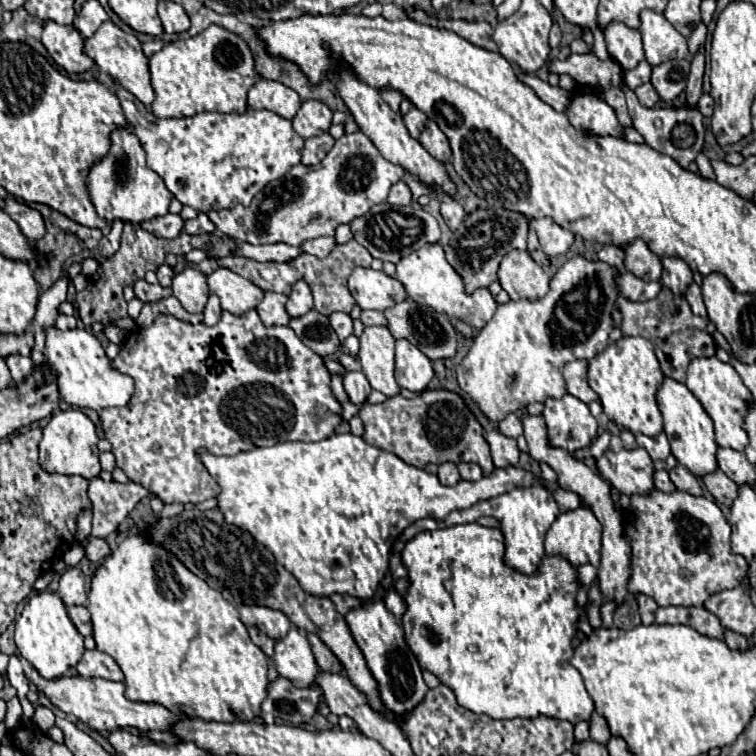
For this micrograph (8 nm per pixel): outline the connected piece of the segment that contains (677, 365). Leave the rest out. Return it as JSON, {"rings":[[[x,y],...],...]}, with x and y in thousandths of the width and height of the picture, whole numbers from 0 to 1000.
{"rings":[[[877,380],[874,388],[853,401],[837,401],[824,393],[816,398],[819,411],[824,417],[821,438],[824,443],[845,443],[853,446],[866,456],[866,470],[872,475],[874,491],[893,504],[906,507],[906,491],[917,472],[943,472],[946,470],[946,451],[935,440],[935,419],[919,419],[906,390],[896,393],[888,382]]]}

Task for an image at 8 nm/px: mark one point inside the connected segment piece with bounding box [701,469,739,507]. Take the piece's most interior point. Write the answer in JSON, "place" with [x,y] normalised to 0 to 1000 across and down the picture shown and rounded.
{"place":[952,643]}

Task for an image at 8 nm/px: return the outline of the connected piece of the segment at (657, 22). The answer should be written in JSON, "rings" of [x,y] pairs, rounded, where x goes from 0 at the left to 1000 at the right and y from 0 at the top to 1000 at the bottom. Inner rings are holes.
{"rings":[[[853,12],[848,17],[848,36],[853,78],[866,89],[888,78],[909,78],[909,52],[880,25],[877,17]]]}

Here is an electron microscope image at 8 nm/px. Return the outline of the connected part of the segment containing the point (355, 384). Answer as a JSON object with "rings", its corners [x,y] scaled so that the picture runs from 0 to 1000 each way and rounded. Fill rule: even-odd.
{"rings":[[[459,491],[454,499],[454,509],[456,509],[459,525],[467,536],[478,536],[485,528],[485,522],[491,520],[491,509],[478,491]]]}

